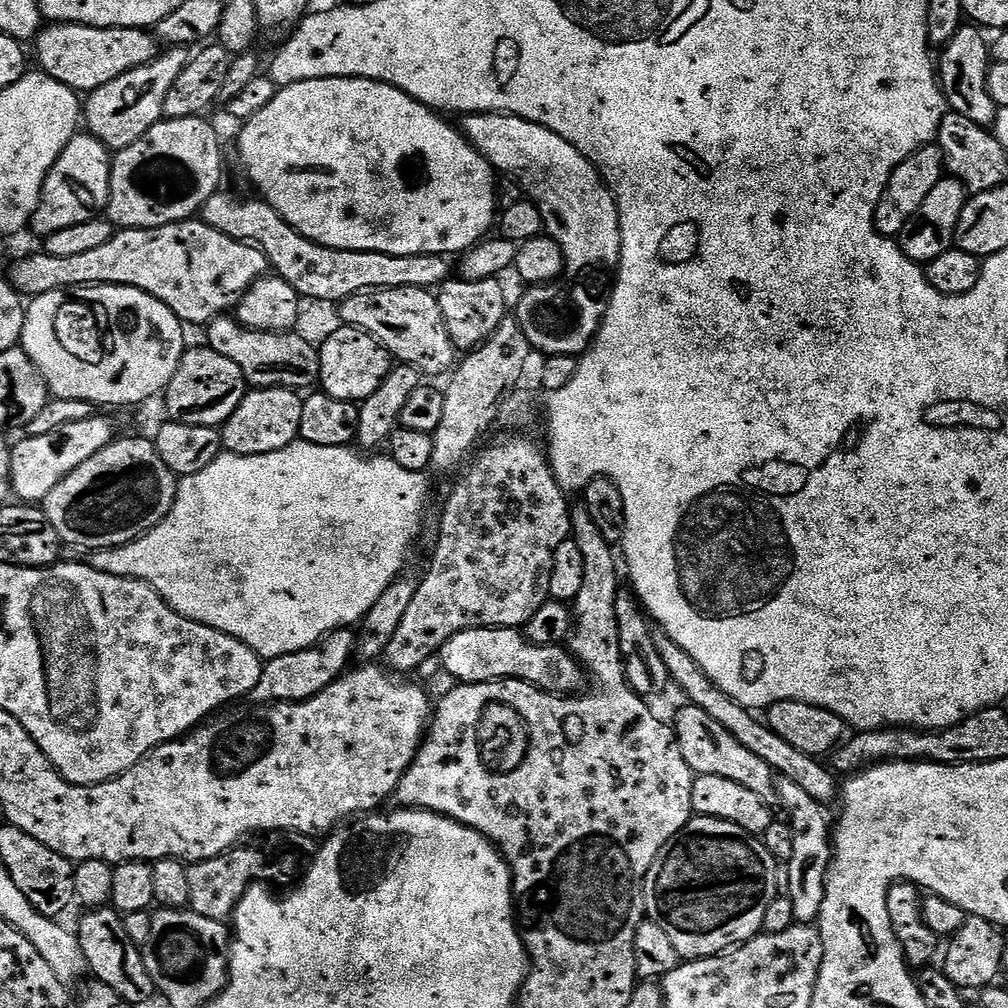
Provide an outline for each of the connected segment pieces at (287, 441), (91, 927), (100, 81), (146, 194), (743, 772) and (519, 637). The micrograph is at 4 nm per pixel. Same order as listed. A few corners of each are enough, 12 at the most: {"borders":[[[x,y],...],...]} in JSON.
{"borders":[[[252,388],[220,428],[223,451],[257,456],[300,435],[304,396]],[[87,911],[76,933],[93,977],[134,1006],[156,992],[121,913]],[[49,23],[39,71],[87,94],[157,59],[143,28]],[[203,115],[112,157],[117,229],[193,219],[220,184]],[[706,710],[674,719],[676,745],[696,776],[730,778],[775,805],[770,765]],[[514,628],[462,630],[440,648],[461,684],[521,680],[553,694],[586,684],[567,647]]]}

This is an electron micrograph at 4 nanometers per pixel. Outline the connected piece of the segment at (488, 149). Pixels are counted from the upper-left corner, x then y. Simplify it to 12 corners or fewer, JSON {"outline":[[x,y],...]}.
{"outline":[[503,112],[468,141],[538,206],[564,275],[514,318],[545,357],[592,347],[620,267],[616,197],[566,138]]}

